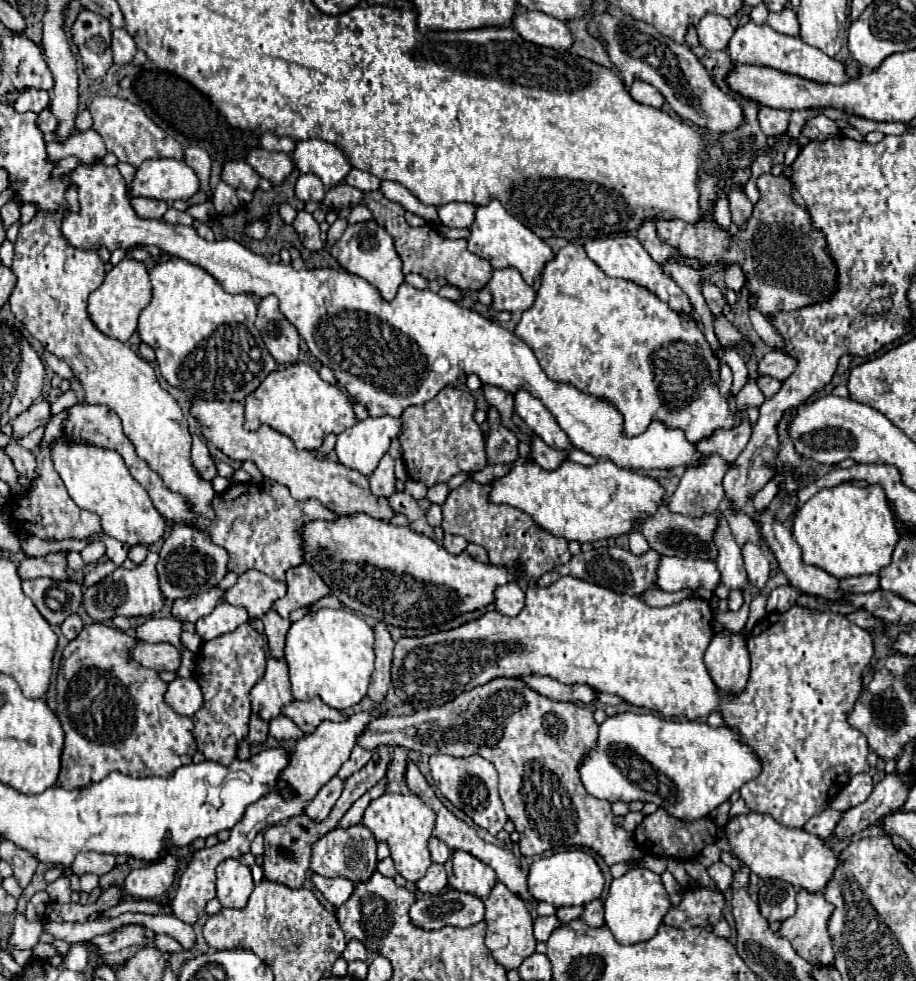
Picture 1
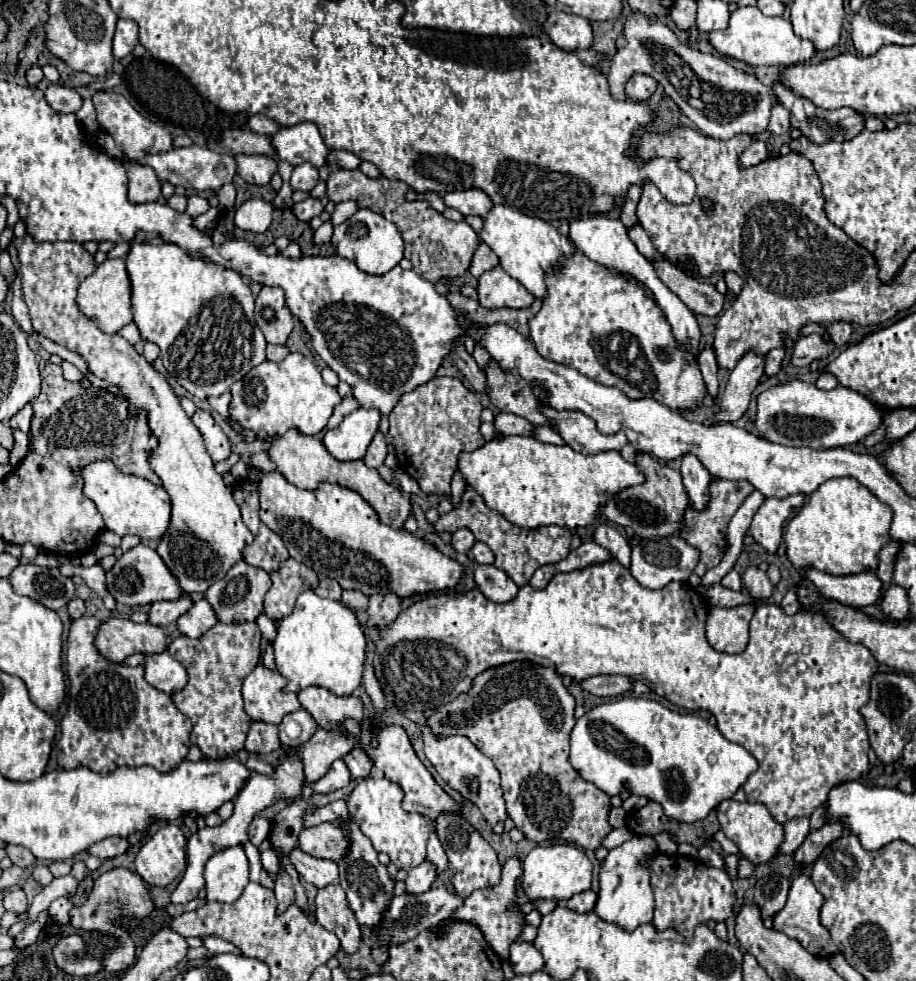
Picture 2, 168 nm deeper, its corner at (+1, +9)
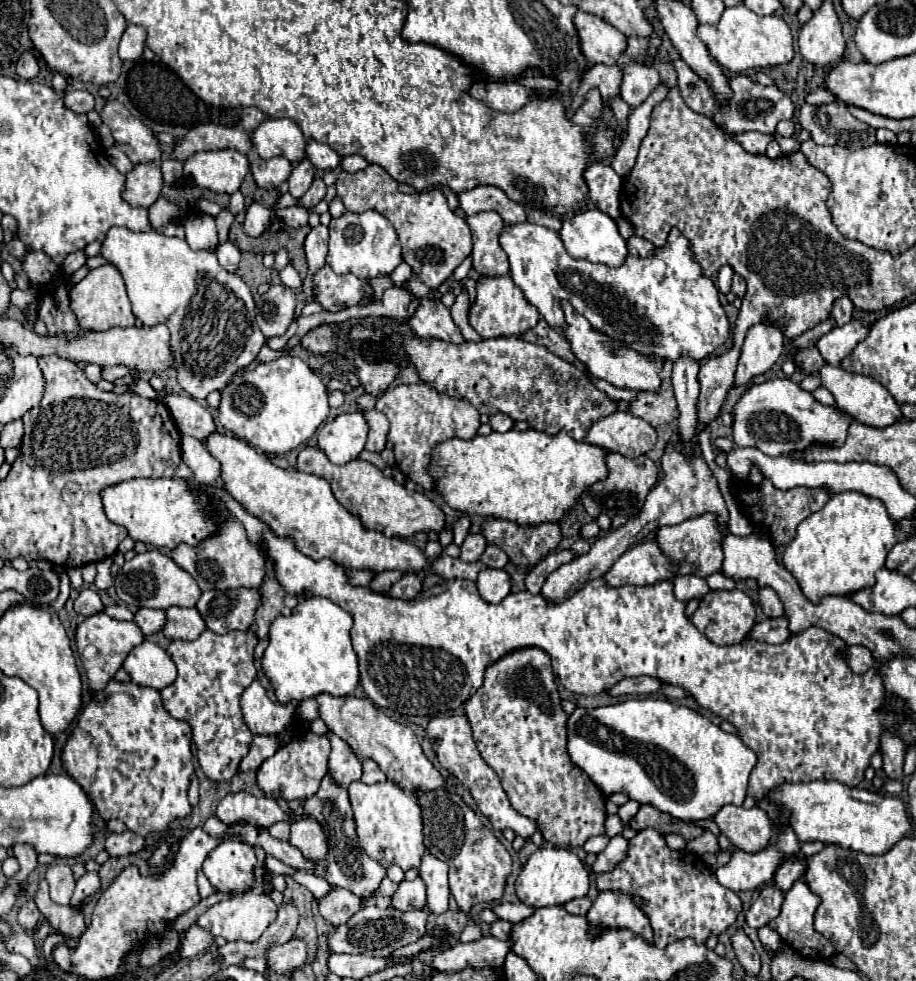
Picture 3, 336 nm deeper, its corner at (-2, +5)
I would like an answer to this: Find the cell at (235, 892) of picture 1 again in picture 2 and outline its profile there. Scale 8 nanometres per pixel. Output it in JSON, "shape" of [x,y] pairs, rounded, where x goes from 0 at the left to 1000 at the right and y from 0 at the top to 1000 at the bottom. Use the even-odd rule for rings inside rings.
{"shape":[[[263,861],[235,870],[224,882],[226,918],[254,920],[272,900],[272,880]]]}

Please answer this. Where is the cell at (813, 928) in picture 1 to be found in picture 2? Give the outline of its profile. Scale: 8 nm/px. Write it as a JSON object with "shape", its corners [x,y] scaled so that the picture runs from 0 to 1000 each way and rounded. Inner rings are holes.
{"shape":[[[872,892],[866,896],[866,902],[861,906],[861,918],[857,923],[857,927],[853,927],[853,931],[846,933],[844,937],[844,947],[870,957],[883,971],[888,971],[890,976],[907,976],[912,973],[916,967],[914,963],[909,961],[905,949],[896,943],[894,939],[894,929],[896,929],[896,923],[898,923],[898,912],[890,906],[888,898],[883,896],[883,892]]]}

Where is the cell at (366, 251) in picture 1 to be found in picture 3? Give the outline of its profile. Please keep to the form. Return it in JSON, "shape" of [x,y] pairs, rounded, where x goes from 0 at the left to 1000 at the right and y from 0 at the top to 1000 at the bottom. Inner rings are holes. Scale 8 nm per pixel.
{"shape":[[[378,215],[373,221],[360,225],[358,235],[360,246],[356,268],[371,280],[384,278],[391,284],[408,284],[428,278],[439,268],[439,252],[434,240],[426,229],[426,225],[410,215],[397,215],[397,217]]]}

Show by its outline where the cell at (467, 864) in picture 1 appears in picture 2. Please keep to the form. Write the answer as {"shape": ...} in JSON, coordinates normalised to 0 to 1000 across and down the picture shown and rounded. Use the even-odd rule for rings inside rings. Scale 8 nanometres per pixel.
{"shape":[[[481,831],[477,833],[475,847],[481,853],[481,859],[486,861],[488,874],[490,874],[490,890],[492,890],[492,900],[497,904],[497,910],[503,914],[512,914],[519,906],[527,904],[538,904],[547,898],[547,880],[543,878],[540,867],[536,861],[514,843],[514,839],[508,833],[499,831]]]}

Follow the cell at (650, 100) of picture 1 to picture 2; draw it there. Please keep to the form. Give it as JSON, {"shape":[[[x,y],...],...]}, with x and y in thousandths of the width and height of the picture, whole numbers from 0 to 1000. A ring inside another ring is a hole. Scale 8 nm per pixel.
{"shape":[[[691,76],[684,87],[682,87],[682,95],[687,101],[693,101],[693,103],[706,103],[717,91],[717,83],[709,76]]]}

